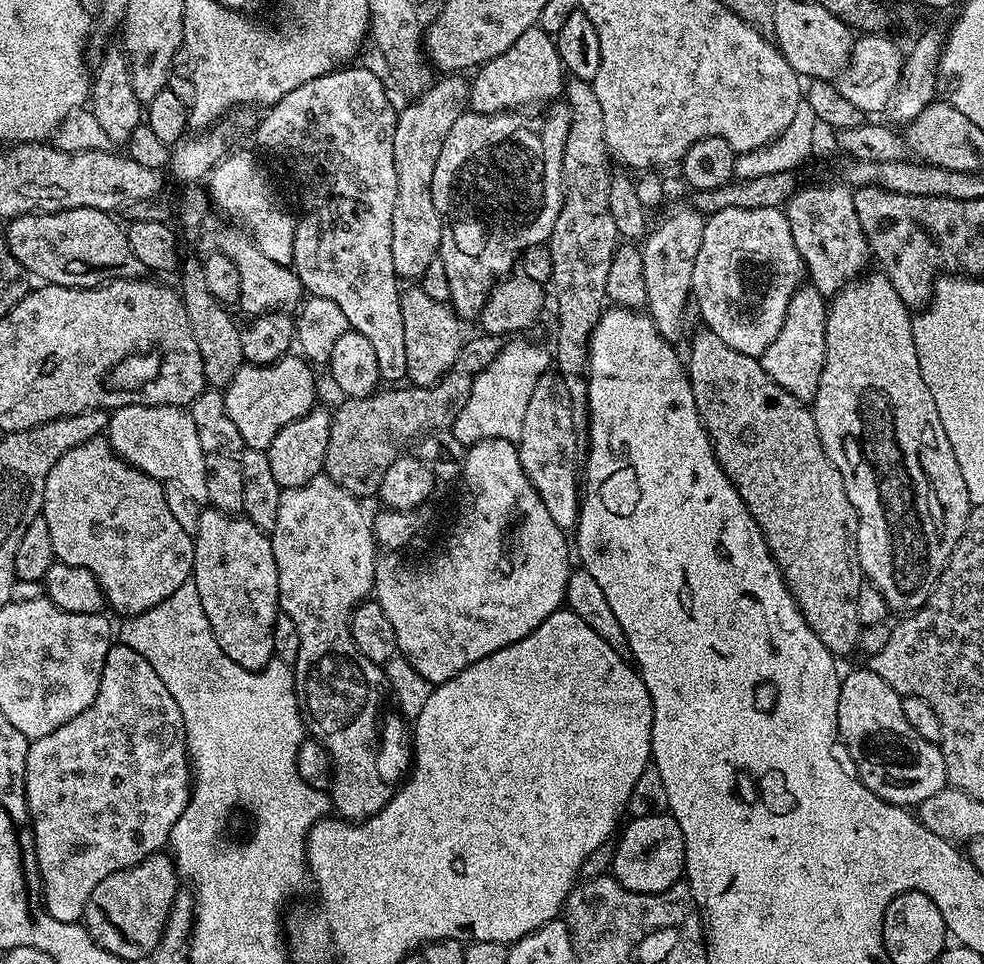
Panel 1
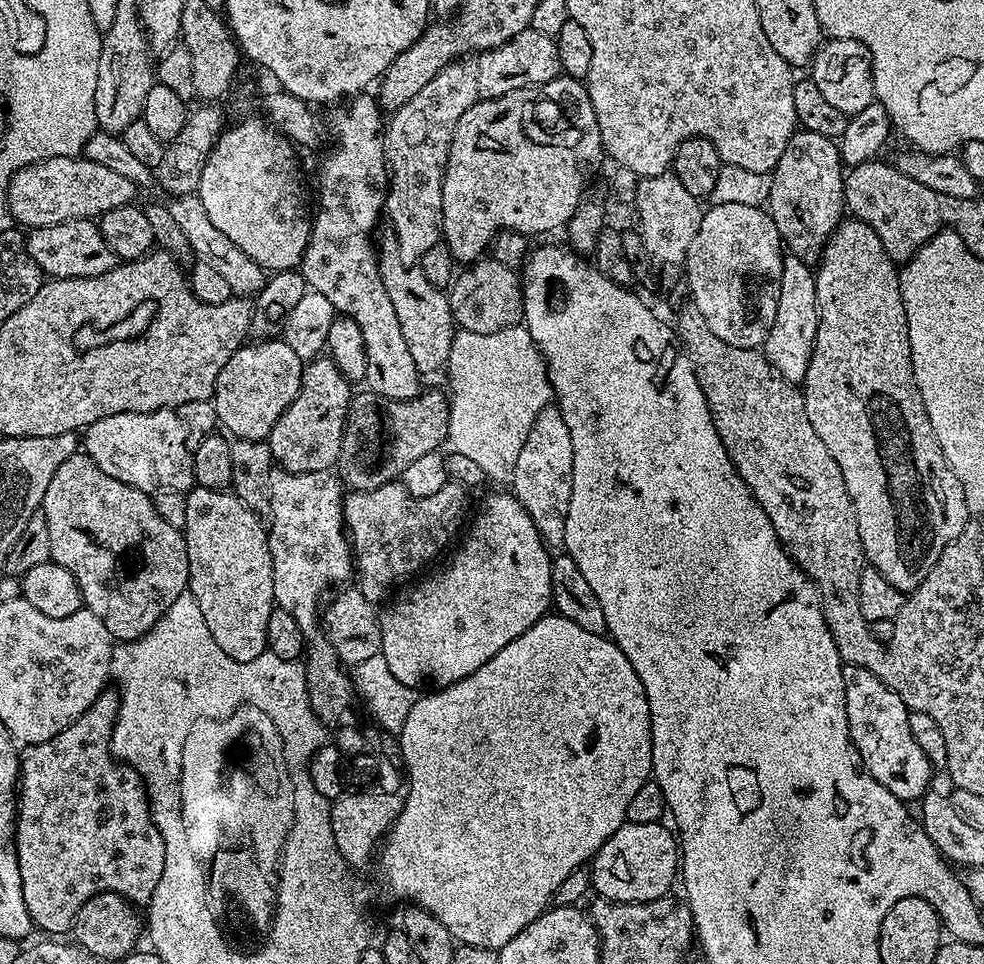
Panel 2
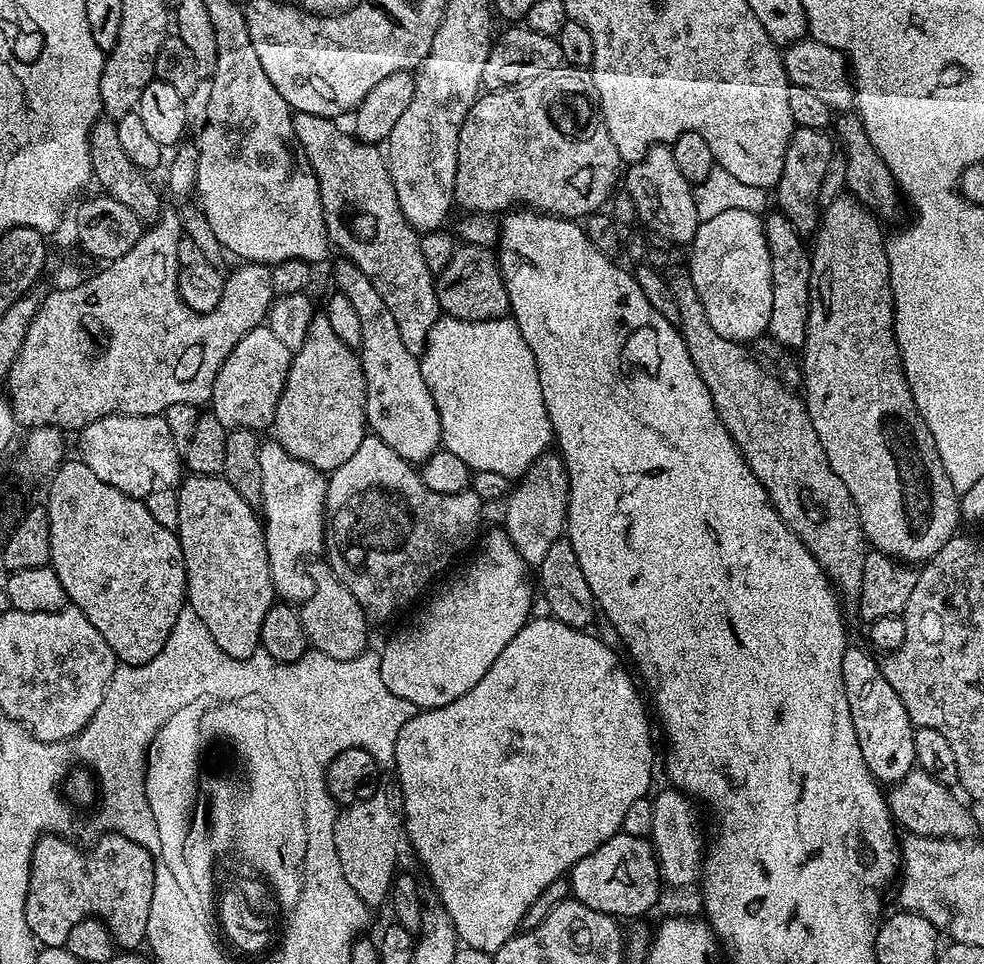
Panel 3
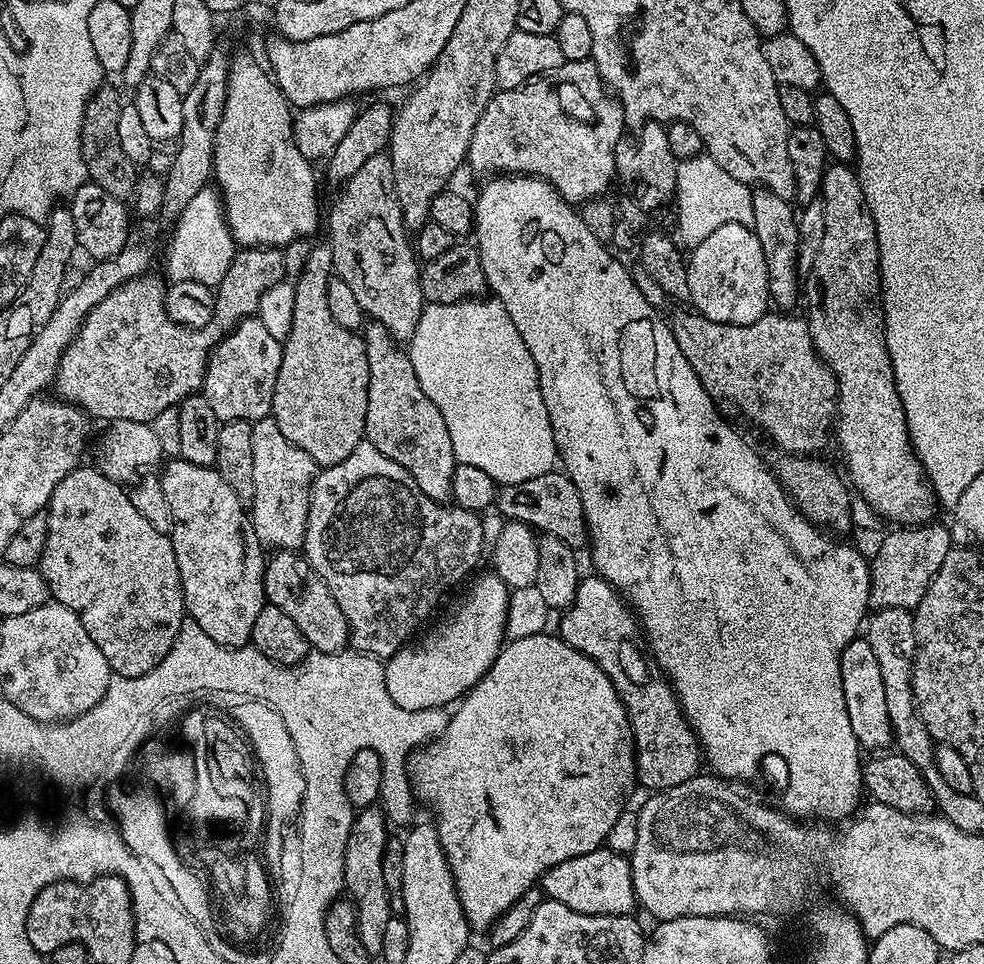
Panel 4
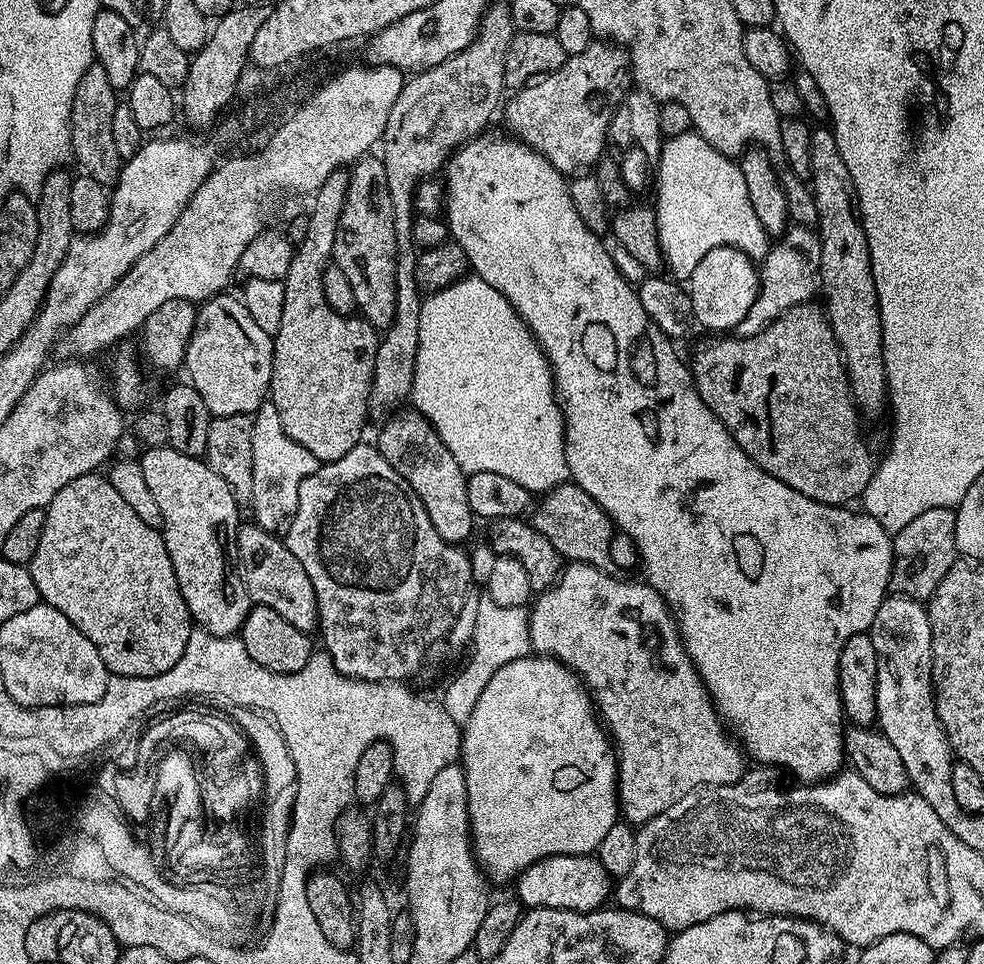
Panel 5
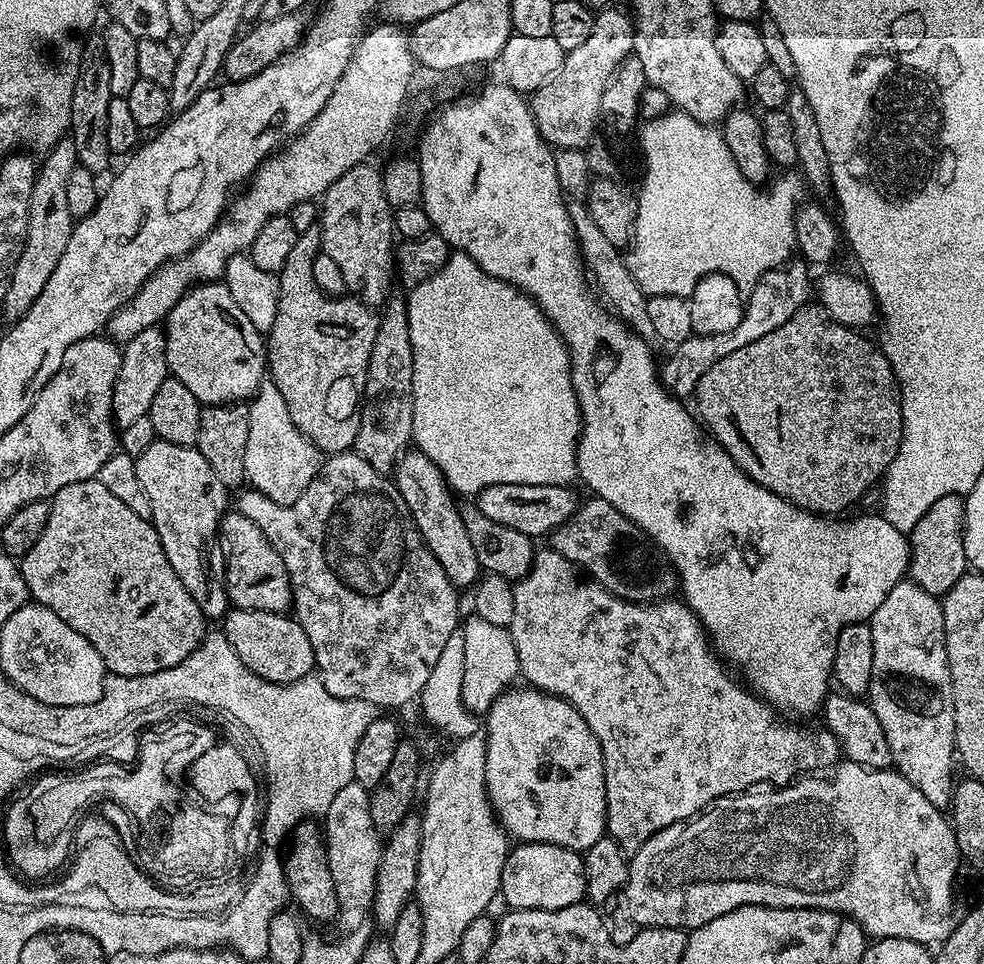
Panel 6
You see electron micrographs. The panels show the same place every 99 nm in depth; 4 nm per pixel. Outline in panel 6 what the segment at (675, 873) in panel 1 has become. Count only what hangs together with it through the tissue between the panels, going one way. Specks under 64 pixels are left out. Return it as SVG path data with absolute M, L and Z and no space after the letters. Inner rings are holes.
M517 843L502 866L499 895L509 909L562 910L581 903L586 896L586 870L581 853L557 844Z

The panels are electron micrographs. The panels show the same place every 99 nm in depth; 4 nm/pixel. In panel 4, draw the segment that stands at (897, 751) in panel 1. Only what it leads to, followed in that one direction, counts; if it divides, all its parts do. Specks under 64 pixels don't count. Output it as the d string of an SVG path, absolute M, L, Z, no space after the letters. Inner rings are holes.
M866 638L854 639L846 646L846 650L842 650L840 669L842 670L842 694L846 694L846 714L850 714L850 730L854 730L854 738L860 743L861 749L887 749L884 747L887 744L889 747L894 737L890 726L890 714L886 714L886 690L882 690L882 670L878 670L878 658Z

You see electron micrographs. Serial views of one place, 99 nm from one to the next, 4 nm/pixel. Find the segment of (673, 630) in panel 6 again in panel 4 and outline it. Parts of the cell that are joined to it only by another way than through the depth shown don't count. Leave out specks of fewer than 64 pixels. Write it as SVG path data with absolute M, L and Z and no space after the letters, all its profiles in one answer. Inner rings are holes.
M585 575L574 602L563 609L558 635L589 656L610 678L632 724L636 743L636 780L647 790L663 792L694 778L702 768L702 749L688 725L680 700L642 643L638 621L623 595L598 575Z

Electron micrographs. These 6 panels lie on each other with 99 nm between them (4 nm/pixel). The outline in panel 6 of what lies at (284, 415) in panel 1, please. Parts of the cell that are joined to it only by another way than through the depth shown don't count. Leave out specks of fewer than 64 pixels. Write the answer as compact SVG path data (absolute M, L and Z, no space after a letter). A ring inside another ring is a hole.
M201 282L189 288L188 293L168 312L164 337L166 338L166 362L168 363L169 373L178 382L182 382L182 386L186 386L186 390L190 390L190 394L194 394L194 398L201 406L251 401L252 397L256 395L256 391L259 390L261 384L266 379L265 337L250 323L250 318L246 318L246 314L242 314L238 302L234 302L234 297L230 295L230 290L222 282Z

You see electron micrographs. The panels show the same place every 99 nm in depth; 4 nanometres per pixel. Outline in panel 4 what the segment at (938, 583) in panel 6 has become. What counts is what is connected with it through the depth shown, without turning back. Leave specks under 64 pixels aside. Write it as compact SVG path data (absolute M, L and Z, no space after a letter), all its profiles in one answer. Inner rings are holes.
M947 523L931 526L900 526L889 536L880 540L876 553L870 556L870 598L869 605L873 609L882 608L907 608L914 610L922 602L922 598L930 590L930 582L934 574L938 574L942 562L946 562L946 554L952 551L952 529Z

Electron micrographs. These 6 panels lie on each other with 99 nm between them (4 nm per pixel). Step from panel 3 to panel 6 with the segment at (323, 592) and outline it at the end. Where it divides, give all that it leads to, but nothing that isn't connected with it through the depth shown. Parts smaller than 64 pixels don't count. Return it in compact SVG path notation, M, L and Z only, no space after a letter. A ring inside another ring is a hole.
M229 510L220 519L220 536L226 545L224 580L228 583L229 601L246 610L287 613L292 607L292 583L278 550L266 542L266 534L246 514Z

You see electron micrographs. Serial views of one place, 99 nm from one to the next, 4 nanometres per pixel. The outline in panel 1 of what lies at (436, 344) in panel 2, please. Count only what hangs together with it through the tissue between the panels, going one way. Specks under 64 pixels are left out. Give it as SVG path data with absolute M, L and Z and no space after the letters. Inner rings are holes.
M408 286L401 291L402 330L406 333L407 379L415 387L425 388L436 384L451 370L458 358L465 337L460 336L462 321L448 304L434 302L418 286Z

